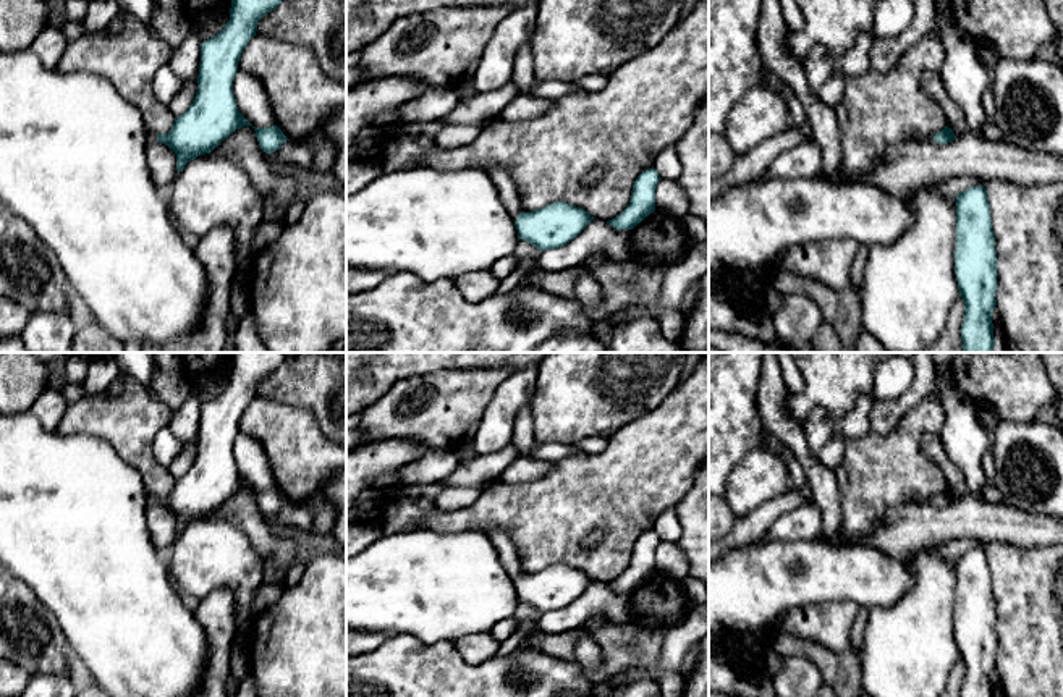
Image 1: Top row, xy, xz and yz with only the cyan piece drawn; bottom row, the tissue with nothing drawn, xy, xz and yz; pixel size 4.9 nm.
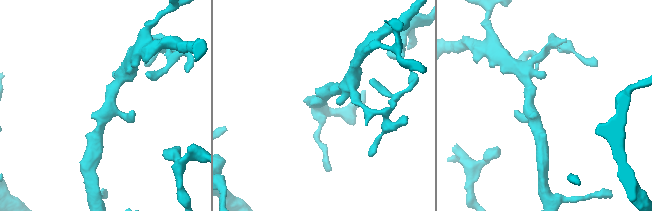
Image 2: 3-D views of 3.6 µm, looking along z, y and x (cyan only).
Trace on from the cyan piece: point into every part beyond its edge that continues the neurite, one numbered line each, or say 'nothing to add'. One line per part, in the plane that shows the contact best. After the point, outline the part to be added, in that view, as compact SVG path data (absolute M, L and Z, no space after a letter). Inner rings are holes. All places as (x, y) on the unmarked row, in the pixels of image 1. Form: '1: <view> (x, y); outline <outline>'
1: xz (507, 552); outline M489 526L484 532L493 543L503 569L506 571L513 584L516 584L518 577L523 572L521 572L521 563L518 560L515 543L508 537L508 534L500 527Z

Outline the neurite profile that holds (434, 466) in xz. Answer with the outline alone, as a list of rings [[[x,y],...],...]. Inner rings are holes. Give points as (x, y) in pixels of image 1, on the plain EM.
[[[458,446],[434,448],[400,469],[403,487],[445,480],[461,464]]]

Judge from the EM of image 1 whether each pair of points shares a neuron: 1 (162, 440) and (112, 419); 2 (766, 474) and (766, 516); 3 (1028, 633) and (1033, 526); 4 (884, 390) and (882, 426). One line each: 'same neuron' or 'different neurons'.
1: different neurons
2: different neurons
3: different neurons
4: different neurons

